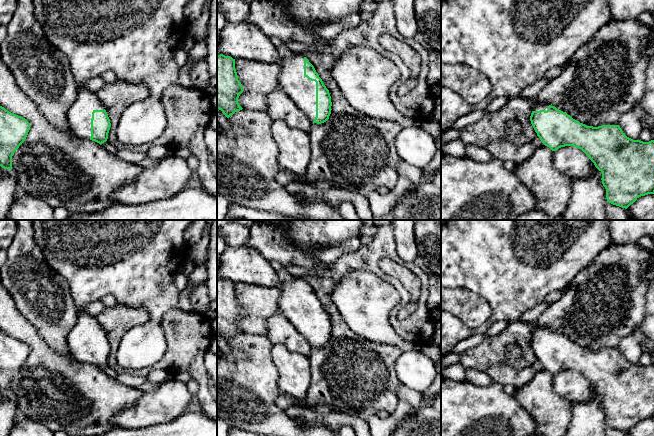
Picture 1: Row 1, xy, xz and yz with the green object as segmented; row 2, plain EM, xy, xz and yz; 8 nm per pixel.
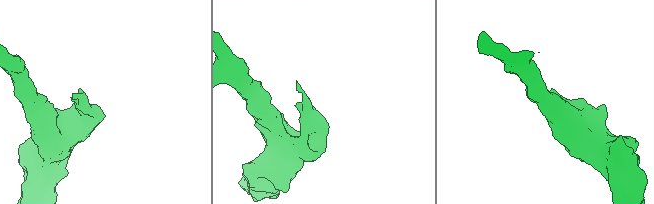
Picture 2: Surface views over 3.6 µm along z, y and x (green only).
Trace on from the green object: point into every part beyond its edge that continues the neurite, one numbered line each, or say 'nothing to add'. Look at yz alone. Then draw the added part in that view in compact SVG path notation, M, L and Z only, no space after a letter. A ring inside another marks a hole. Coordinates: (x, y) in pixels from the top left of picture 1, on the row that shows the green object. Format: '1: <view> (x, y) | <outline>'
1: yz (537, 106) | M534 103L533 107L532 107L532 111L540 111L540 110L548 110L548 103Z

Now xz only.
1: xz (292, 81) | M295 52L288 59L278 59L280 88L313 123L316 117L316 82L304 76L304 56Z

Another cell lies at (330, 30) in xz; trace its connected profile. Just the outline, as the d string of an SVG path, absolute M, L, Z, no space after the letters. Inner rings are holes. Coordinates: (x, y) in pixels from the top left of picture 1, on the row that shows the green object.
M360 13L350 14L343 20L329 21L323 23L321 21L312 21L307 24L307 28L320 35L324 39L335 39L346 29L353 28L361 21Z

